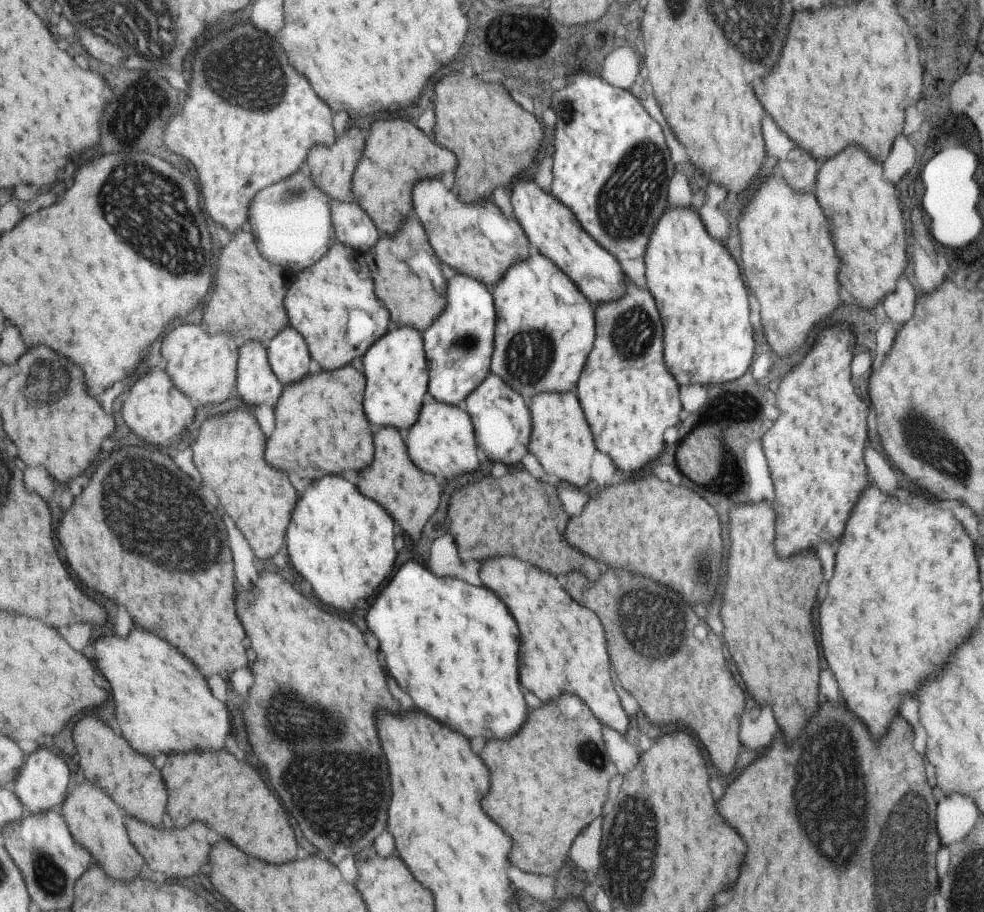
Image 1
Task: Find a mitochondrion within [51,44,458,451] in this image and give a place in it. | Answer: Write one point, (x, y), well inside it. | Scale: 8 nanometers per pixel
(157, 222)

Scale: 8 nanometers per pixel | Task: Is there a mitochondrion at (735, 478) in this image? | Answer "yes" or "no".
yes

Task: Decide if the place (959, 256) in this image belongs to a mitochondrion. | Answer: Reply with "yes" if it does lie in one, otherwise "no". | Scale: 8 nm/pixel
no

